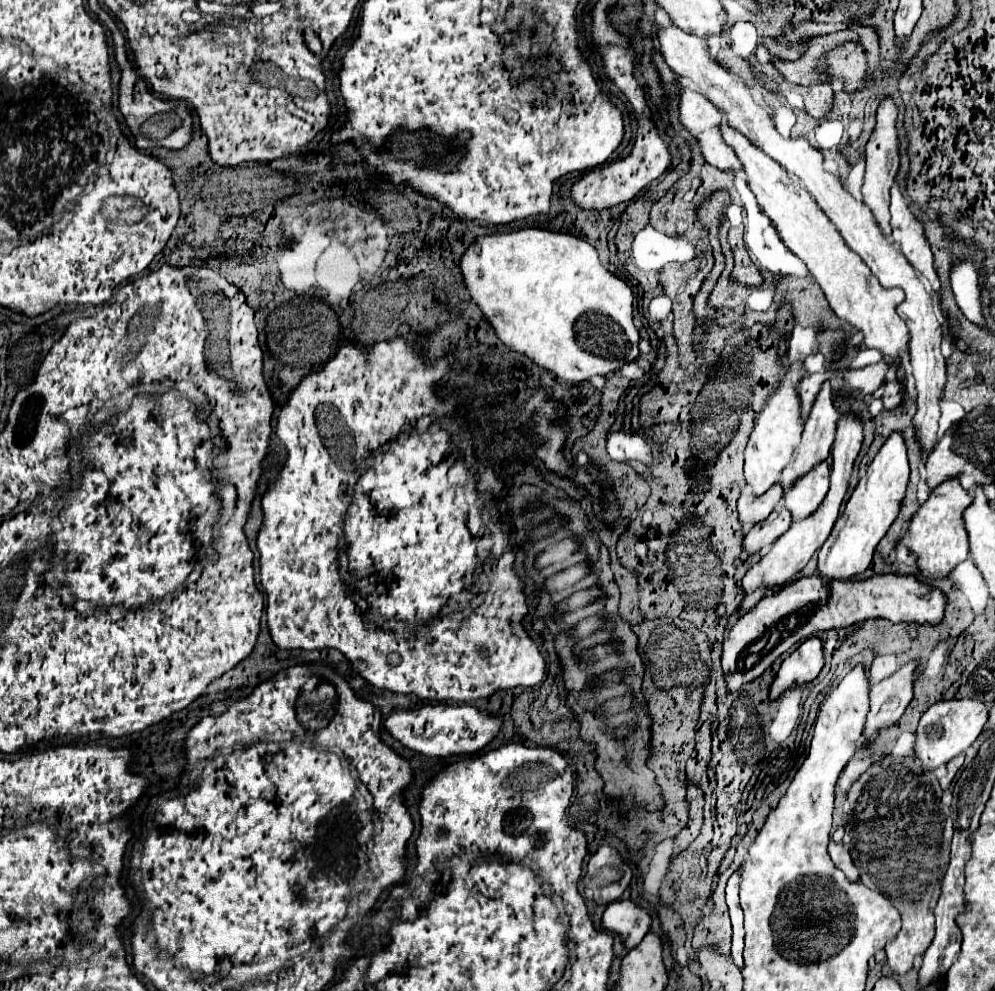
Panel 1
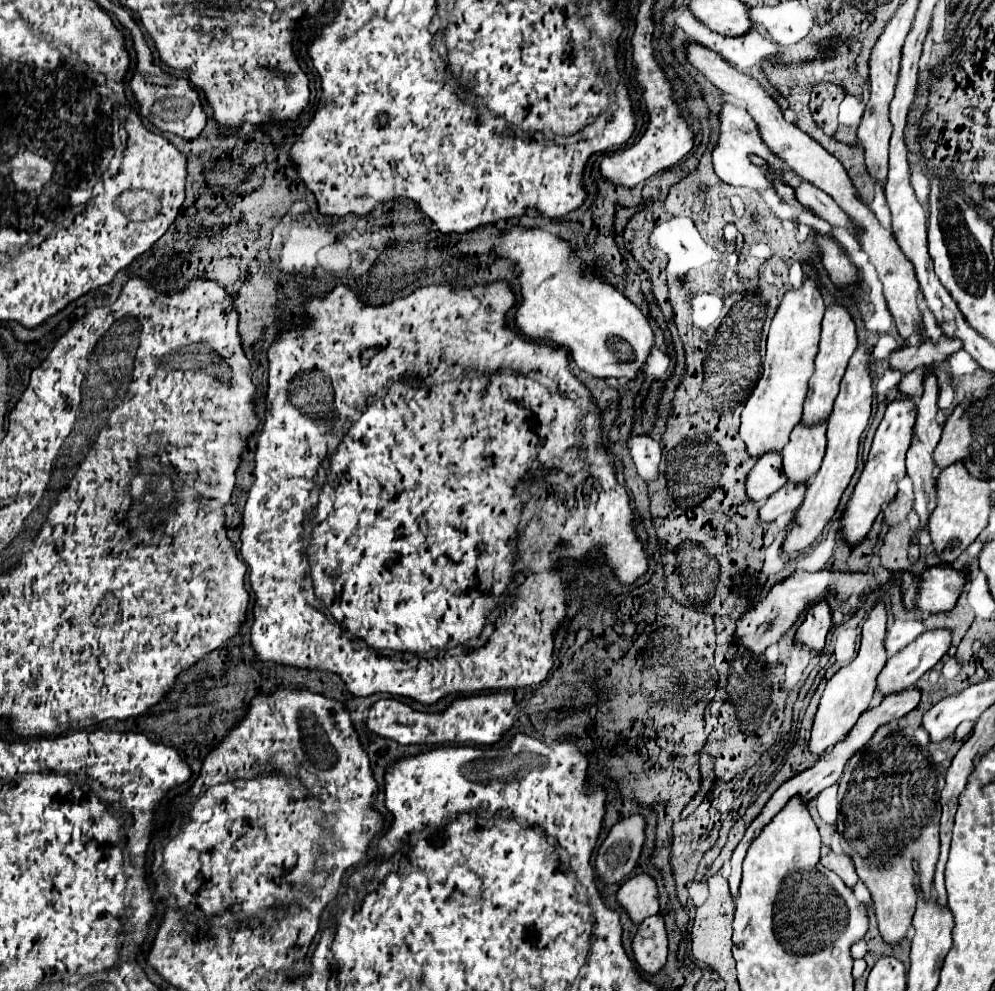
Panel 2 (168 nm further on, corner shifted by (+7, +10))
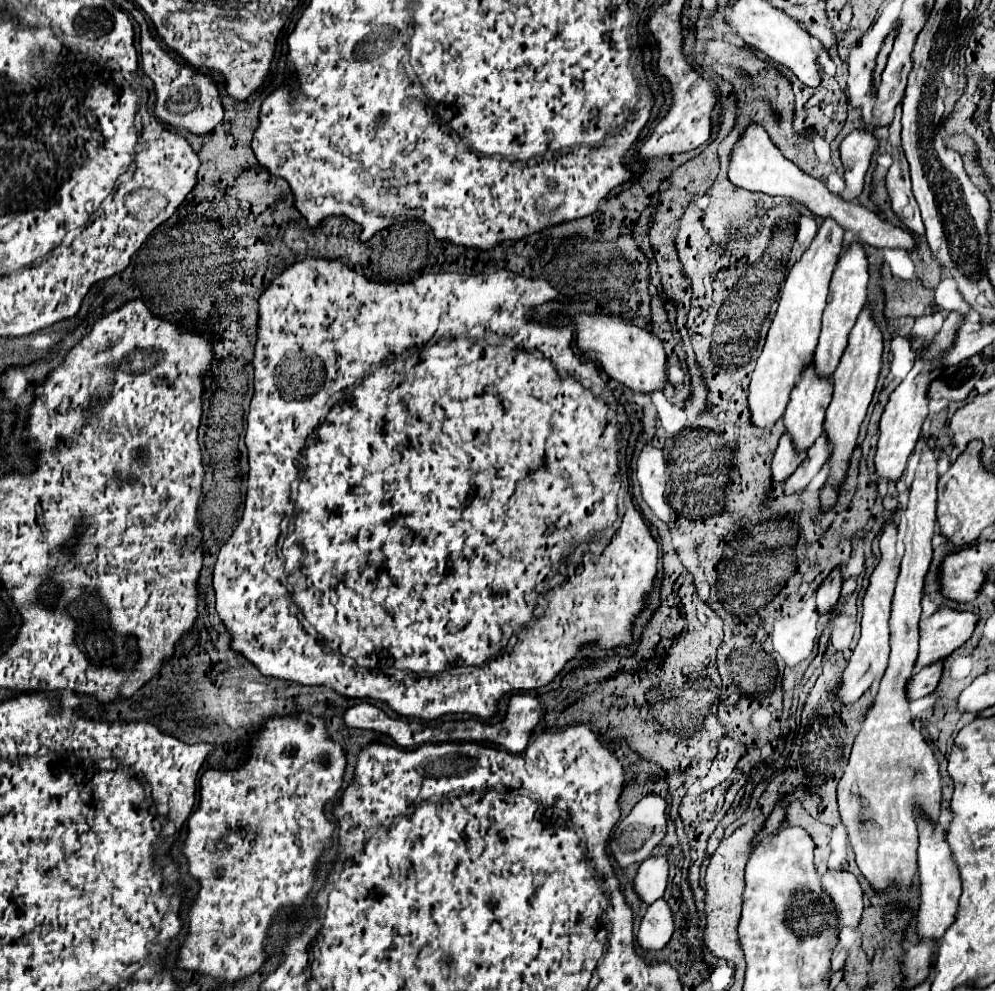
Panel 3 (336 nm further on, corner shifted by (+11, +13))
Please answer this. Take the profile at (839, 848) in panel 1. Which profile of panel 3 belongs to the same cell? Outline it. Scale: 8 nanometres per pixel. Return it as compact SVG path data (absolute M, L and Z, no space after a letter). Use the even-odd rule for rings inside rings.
M825 869L821 883L837 907L839 927L855 929L863 911L863 891L857 877L845 869Z

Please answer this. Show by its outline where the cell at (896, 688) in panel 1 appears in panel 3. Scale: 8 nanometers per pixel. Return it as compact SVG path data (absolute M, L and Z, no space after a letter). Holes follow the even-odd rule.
M941 607L931 617L921 619L915 671L921 671L961 647L971 637L977 619L979 617L971 611L955 611L951 607Z

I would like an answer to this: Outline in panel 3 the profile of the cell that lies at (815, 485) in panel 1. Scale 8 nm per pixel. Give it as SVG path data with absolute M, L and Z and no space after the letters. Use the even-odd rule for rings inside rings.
M813 365L803 373L803 377L797 381L795 389L791 391L791 401L787 405L787 411L783 415L783 423L787 429L787 435L791 437L795 451L807 451L817 437L823 433L823 421L825 421L825 411L827 405L831 403L831 393L833 393L833 385L831 379L821 379L815 375Z

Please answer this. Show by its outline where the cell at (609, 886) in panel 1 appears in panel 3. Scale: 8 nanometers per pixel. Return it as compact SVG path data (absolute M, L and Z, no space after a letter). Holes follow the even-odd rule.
M647 795L643 797L633 809L631 813L613 829L609 843L619 843L621 851L613 851L613 857L617 861L619 867L629 867L631 863L641 863L645 861L653 847L659 845L659 841L665 835L665 827L667 827L667 801L659 795Z

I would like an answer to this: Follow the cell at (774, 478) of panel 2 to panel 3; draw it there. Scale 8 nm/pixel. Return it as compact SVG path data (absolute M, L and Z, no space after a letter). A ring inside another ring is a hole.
M783 435L779 439L779 445L777 445L773 461L771 461L771 481L783 483L797 469L797 465L803 459L805 459L805 453L797 453L791 445L789 435Z

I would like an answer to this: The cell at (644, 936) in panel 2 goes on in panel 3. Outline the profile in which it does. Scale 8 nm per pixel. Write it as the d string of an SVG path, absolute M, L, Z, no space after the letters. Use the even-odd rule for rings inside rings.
M659 899L647 909L645 917L641 919L637 943L645 951L659 951L669 943L673 929L675 929L673 913L671 913L669 905L663 899Z

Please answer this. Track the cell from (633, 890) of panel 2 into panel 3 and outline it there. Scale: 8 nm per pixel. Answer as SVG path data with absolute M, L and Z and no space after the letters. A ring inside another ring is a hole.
M663 855L649 857L639 865L637 875L633 879L633 891L645 905L651 905L663 897L663 891L667 887L667 873L669 865Z

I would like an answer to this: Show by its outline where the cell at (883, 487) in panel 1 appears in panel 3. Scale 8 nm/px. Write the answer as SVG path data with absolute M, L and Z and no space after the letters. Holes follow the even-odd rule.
M949 313L941 331L927 345L923 355L917 357L913 369L901 381L901 385L891 393L891 397L889 397L885 409L883 409L883 415L881 415L881 423L879 423L879 439L877 439L877 453L875 453L875 473L877 473L879 479L899 481L899 477L903 475L903 471L907 467L907 459L913 453L915 443L921 435L921 425L927 417L927 387L943 369L937 359L939 359L941 353L947 351L947 347L951 347L953 339L955 339L959 319L961 319L959 313Z

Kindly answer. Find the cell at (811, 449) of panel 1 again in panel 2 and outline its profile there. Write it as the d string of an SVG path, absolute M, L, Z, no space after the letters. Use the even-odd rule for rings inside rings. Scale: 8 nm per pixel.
M831 304L825 312L823 318L823 332L821 332L821 342L819 342L819 354L815 358L815 374L809 380L809 392L805 398L805 408L803 408L803 424L819 424L827 420L831 414L835 396L839 392L839 382L845 374L847 362L851 354L857 348L857 334L855 334L855 322L849 314L849 310L843 304Z

